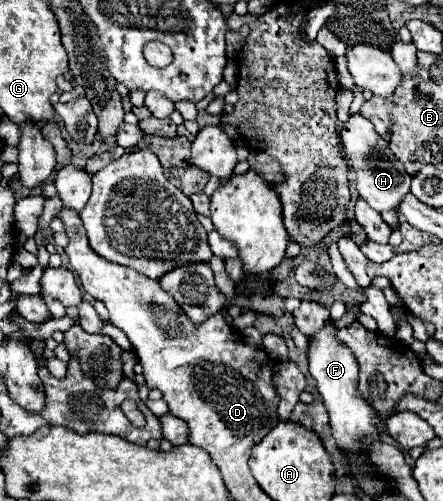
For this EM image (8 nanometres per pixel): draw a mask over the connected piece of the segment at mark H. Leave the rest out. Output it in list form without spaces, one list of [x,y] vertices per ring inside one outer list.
[[[361,114],[349,116],[349,120],[341,128],[341,142],[343,142],[343,154],[353,160],[353,168],[357,172],[357,190],[359,196],[377,212],[385,210],[397,210],[397,204],[409,194],[411,176],[405,172],[403,164],[389,152],[385,140],[375,132],[373,124],[369,124],[367,118]]]

